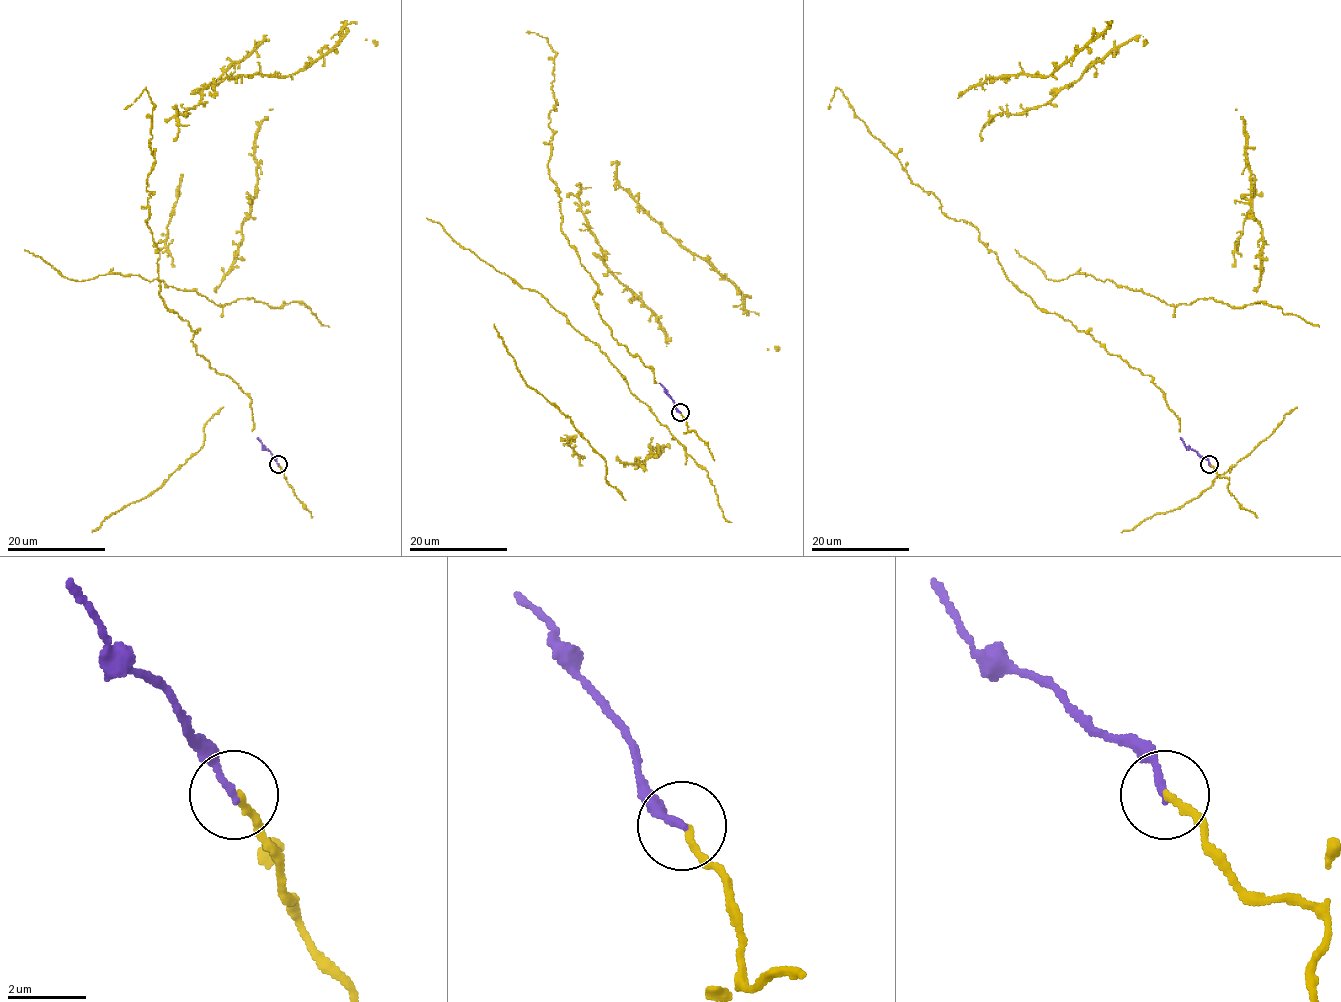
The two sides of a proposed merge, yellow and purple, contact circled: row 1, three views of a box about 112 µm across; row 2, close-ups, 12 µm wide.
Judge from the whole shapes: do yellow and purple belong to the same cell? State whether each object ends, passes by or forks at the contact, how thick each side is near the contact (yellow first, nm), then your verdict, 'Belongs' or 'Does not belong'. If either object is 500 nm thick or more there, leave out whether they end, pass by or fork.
At the ring yellow ends. At the ring purple ends. Thickness 170 nm (yellow) against 180 nm. Belongs

